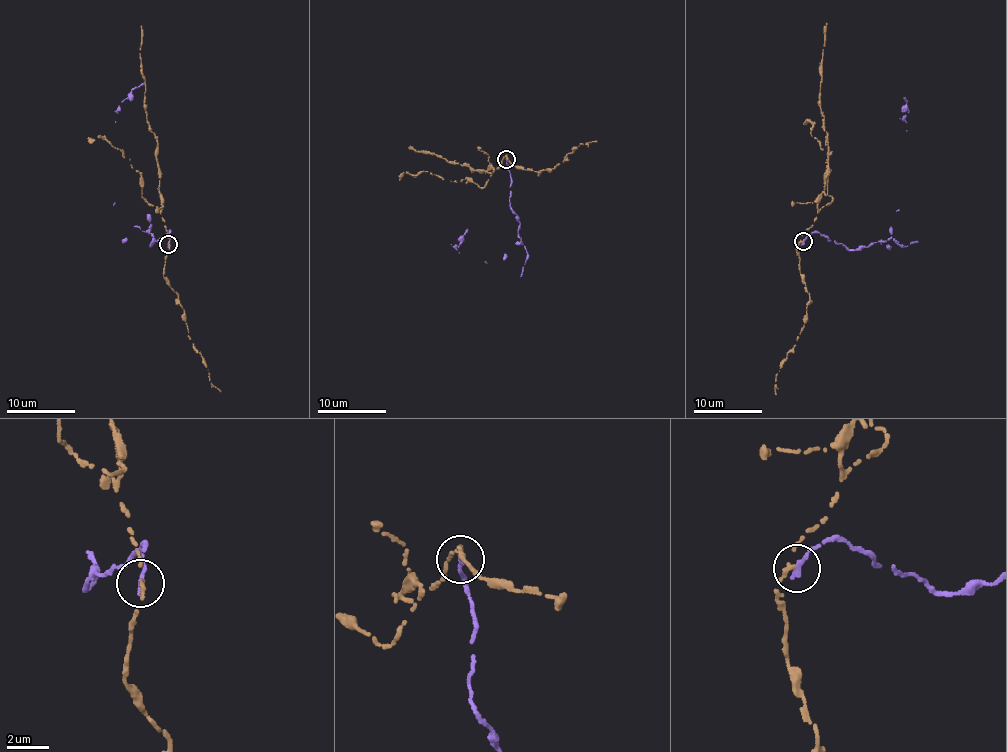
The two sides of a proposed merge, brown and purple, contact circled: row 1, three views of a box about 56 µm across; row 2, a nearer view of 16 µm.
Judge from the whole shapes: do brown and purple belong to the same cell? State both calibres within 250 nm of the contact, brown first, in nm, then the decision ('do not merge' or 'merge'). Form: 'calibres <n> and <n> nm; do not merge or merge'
calibres 220 and 320 nm; do not merge

